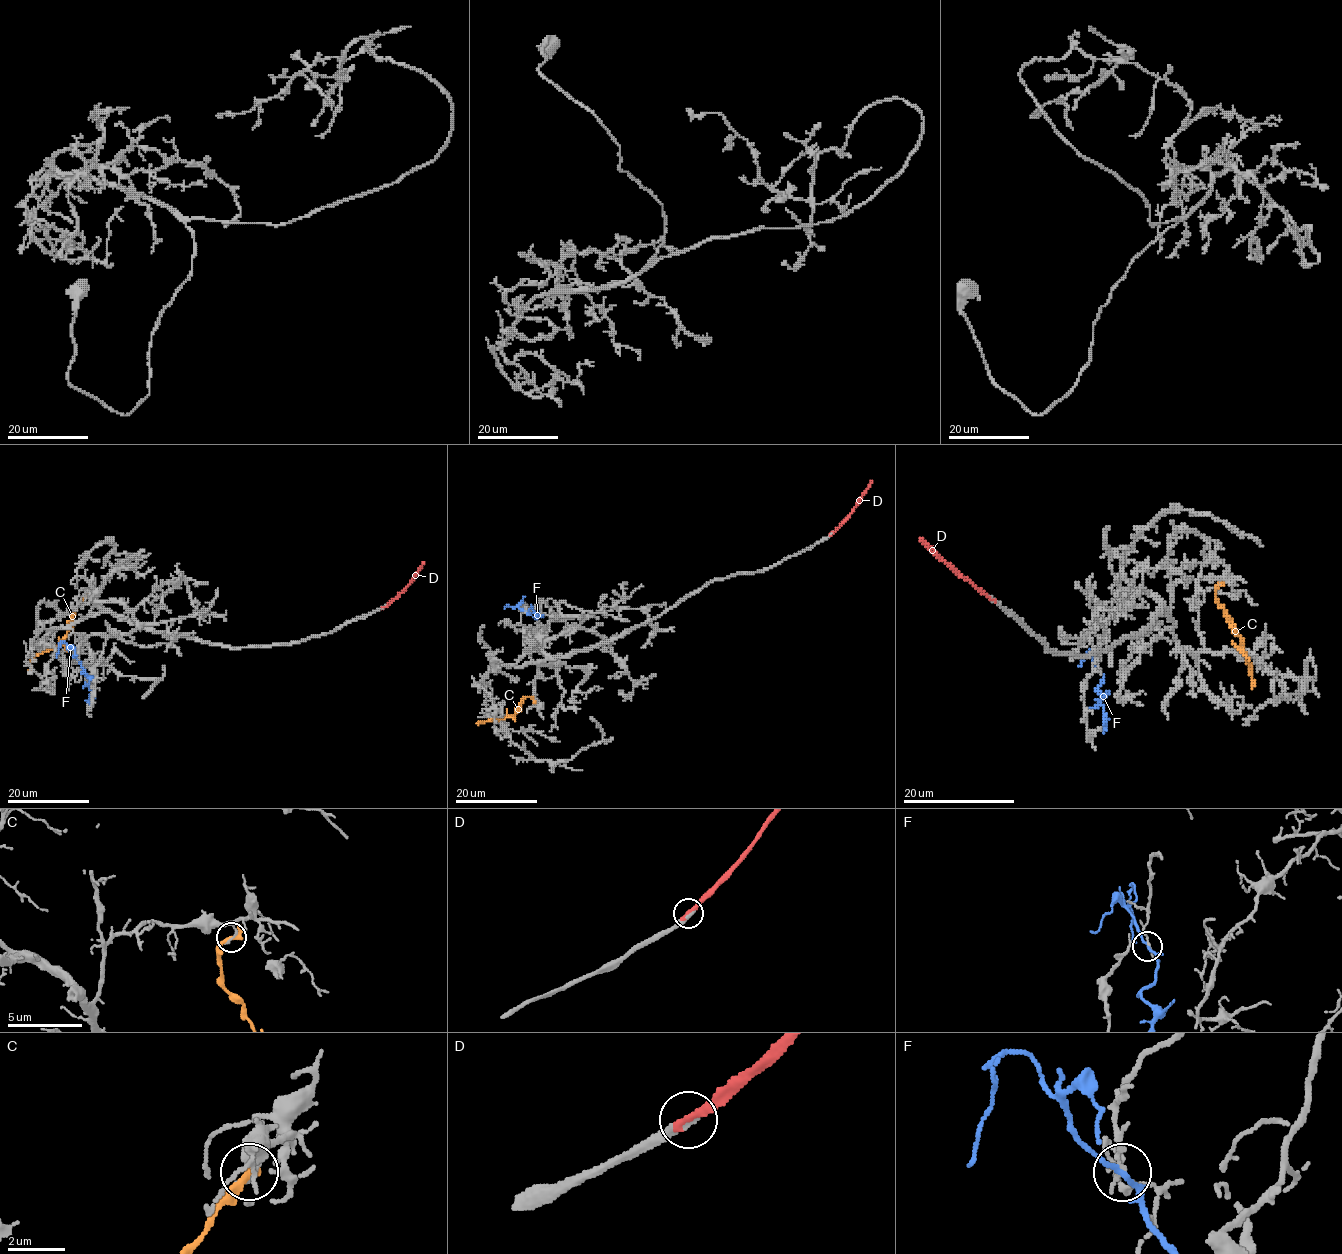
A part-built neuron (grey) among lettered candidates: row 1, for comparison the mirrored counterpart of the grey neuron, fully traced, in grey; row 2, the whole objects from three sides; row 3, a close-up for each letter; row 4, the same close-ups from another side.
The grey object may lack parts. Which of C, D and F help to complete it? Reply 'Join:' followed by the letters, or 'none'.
Join: D

